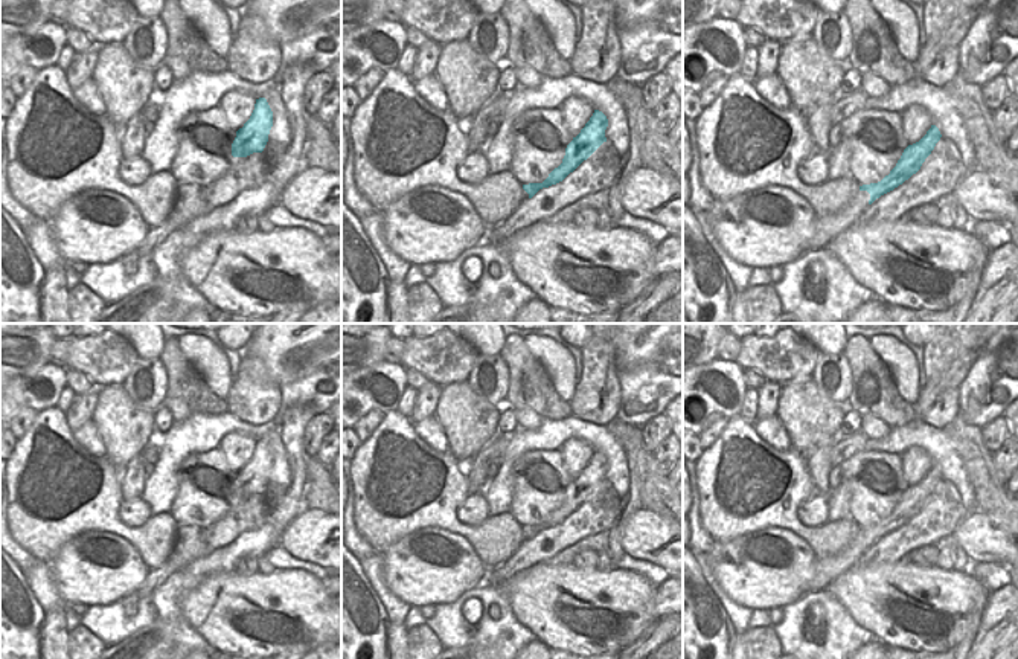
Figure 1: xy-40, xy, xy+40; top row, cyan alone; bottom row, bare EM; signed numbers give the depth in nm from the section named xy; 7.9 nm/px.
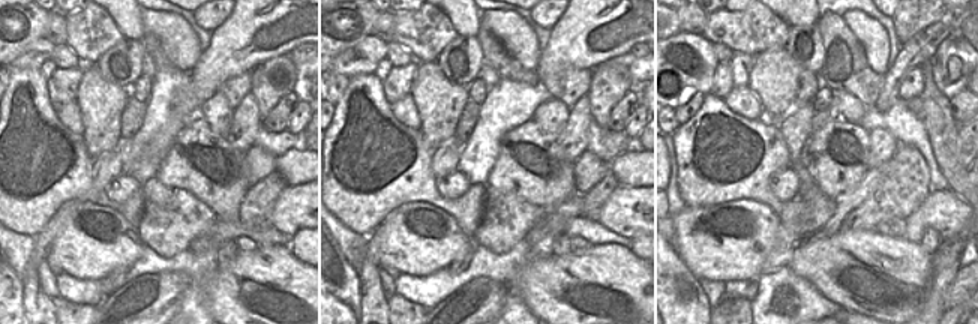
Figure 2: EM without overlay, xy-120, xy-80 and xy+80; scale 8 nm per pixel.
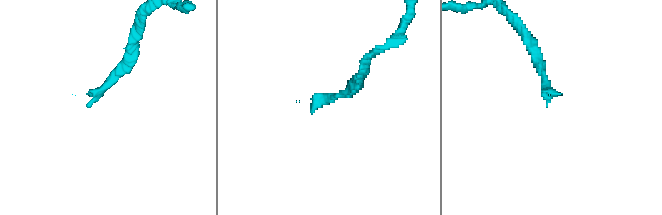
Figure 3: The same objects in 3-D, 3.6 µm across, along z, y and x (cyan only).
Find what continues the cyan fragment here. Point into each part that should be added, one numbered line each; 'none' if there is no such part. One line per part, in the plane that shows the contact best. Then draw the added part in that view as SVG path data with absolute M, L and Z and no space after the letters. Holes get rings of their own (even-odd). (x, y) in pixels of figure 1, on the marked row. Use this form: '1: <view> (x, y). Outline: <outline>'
1: xy+40 (826, 226). Outline: M858 188L856 195L846 207L835 214L817 215L815 230L809 239L808 250L817 250L828 246L831 239L847 229L852 220L869 204L869 200L870 194Z

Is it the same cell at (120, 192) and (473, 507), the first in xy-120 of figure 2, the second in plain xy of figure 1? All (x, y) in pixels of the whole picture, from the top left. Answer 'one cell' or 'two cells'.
one cell

